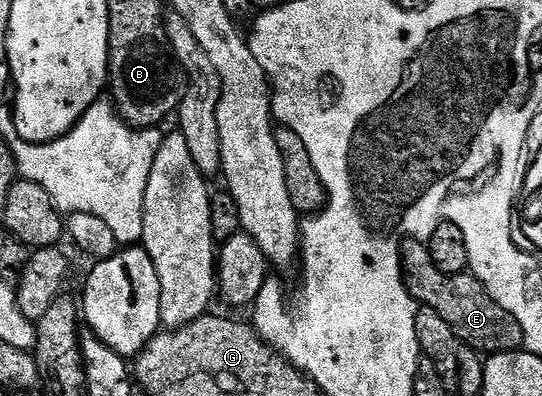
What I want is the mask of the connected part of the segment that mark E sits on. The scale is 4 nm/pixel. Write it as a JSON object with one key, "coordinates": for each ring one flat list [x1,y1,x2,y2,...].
{"coordinates":[[407,239,402,246,404,286,419,306,437,310,453,330,460,344,467,344,480,354,517,352,524,347,523,330,517,318,502,309,489,296,482,283,472,274,462,272,456,276,437,270,431,260,426,243]]}

